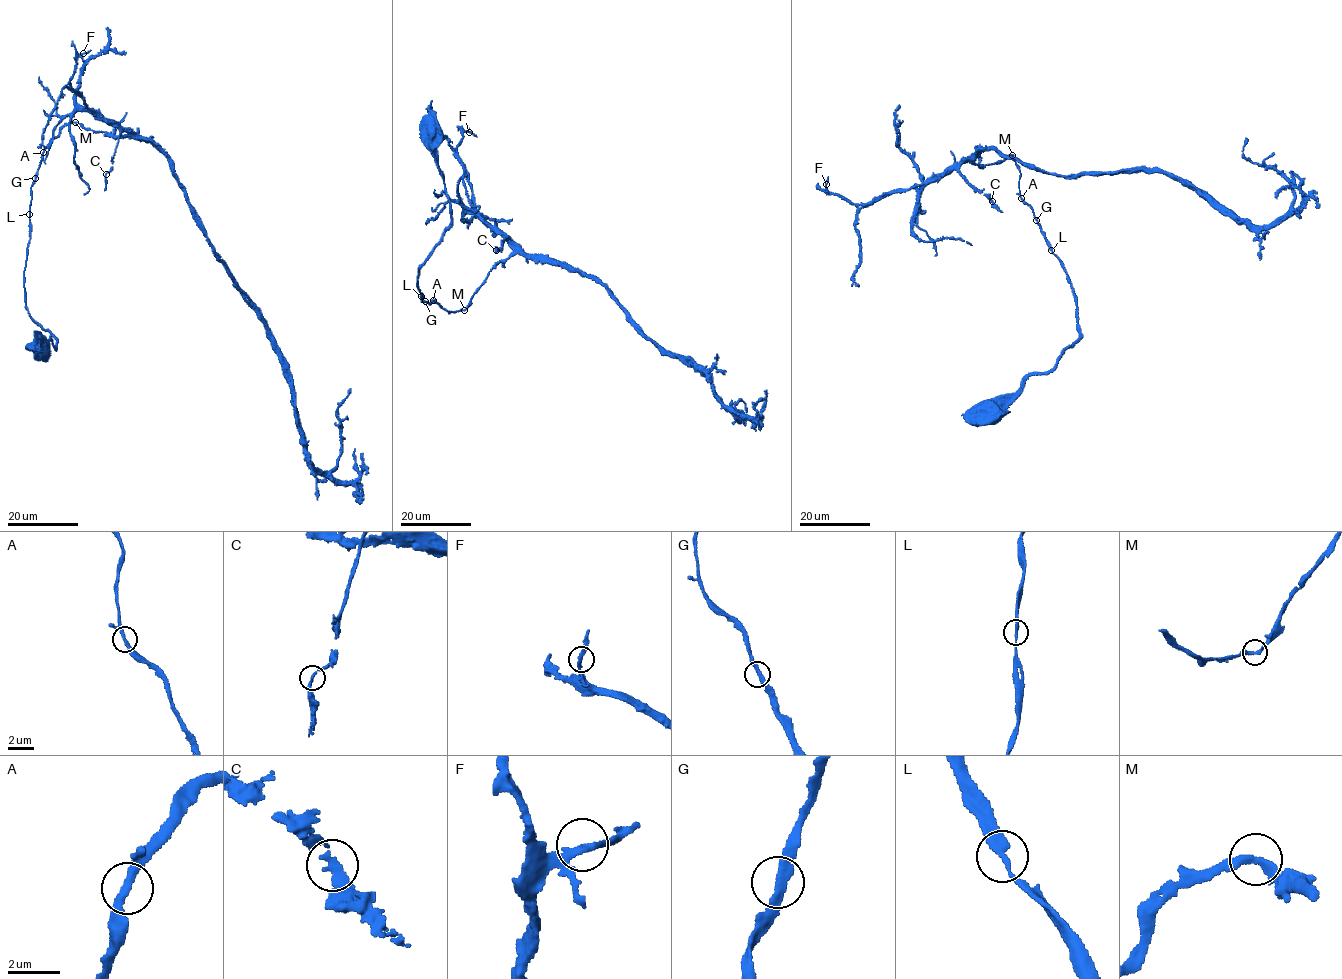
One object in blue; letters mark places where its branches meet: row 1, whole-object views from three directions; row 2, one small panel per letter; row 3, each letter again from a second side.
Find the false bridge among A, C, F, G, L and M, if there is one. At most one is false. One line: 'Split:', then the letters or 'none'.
Split: none

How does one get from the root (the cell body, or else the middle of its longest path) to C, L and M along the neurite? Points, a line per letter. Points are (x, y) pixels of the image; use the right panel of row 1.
C: (992, 410), (1079, 338), (1076, 295), (1021, 197), (1013, 155), (959, 169), (992, 201)
L: (992, 410), (1006, 404), (1029, 376), (1054, 368), (1063, 350), (1079, 339), (1076, 295), (1065, 268), (1051, 250)
M: (992, 410), (1029, 376), (1054, 368), (1079, 339), (1072, 283), (1021, 197), (1012, 154)

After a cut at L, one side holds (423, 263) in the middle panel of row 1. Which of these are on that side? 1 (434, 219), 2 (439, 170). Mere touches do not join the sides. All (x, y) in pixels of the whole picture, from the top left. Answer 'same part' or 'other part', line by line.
1: other part
2: same part

